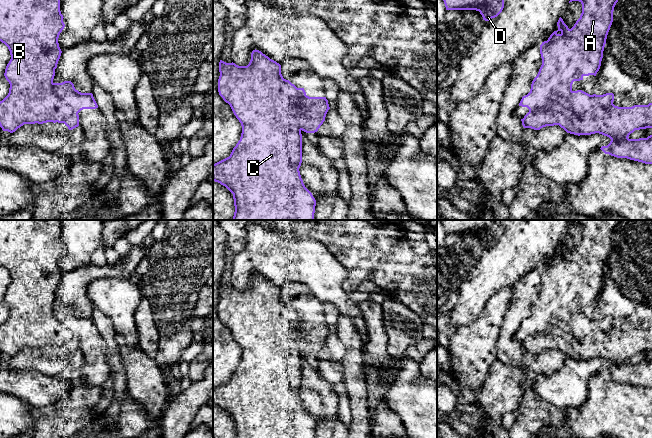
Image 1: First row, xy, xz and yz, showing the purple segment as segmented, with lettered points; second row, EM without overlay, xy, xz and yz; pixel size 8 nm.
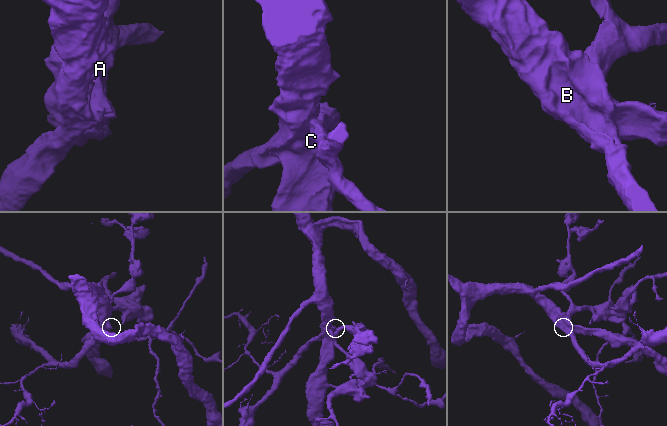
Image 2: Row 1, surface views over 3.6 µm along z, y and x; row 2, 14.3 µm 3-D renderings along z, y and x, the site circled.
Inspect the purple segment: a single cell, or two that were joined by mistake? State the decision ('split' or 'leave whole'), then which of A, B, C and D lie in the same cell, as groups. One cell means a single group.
split; groups A / B C D

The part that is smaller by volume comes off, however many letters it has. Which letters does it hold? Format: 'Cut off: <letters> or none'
Cut off: A

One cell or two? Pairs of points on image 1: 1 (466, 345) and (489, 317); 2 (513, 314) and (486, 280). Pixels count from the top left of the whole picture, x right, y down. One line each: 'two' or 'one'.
1: one
2: two

